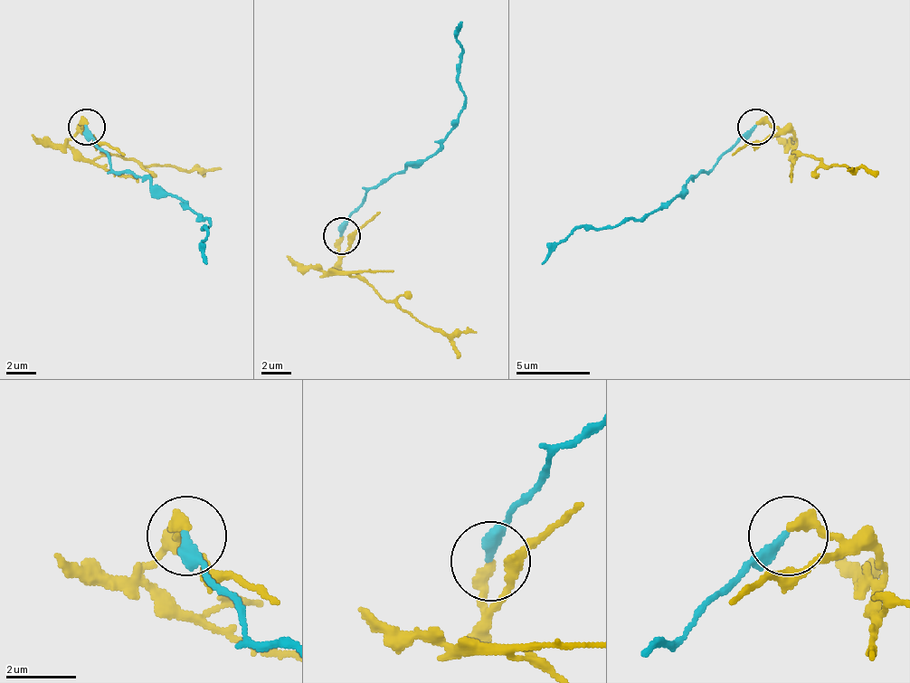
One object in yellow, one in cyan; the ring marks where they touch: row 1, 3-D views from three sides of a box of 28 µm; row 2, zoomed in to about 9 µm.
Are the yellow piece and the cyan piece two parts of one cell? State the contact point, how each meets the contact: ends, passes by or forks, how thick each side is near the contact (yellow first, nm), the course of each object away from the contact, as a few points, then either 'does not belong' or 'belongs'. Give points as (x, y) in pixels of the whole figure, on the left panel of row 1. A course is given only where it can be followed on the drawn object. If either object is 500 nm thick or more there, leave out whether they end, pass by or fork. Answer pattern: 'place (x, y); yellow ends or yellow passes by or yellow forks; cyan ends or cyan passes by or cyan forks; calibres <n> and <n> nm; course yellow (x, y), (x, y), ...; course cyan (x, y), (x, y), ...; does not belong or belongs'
place (87, 127); yellow ends; cyan ends; calibres 360 and 320 nm; course yellow (88, 126), (83, 126), (69, 144), (99, 159), (124, 156), (176, 170), (221, 166); course cyan (88, 126), (113, 170), (132, 170), (209, 222), (202, 229), (205, 262); does not belong

